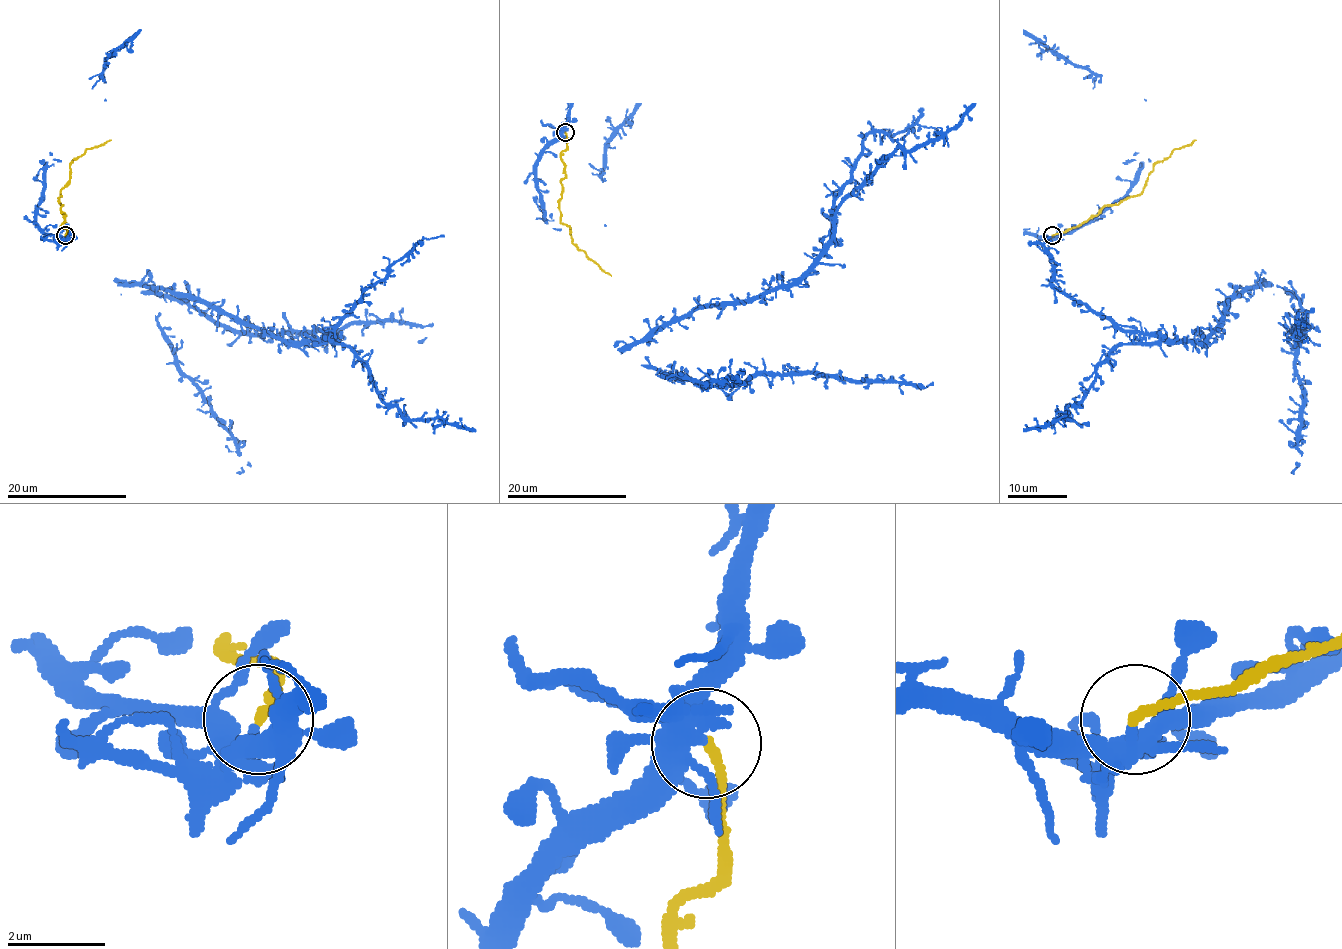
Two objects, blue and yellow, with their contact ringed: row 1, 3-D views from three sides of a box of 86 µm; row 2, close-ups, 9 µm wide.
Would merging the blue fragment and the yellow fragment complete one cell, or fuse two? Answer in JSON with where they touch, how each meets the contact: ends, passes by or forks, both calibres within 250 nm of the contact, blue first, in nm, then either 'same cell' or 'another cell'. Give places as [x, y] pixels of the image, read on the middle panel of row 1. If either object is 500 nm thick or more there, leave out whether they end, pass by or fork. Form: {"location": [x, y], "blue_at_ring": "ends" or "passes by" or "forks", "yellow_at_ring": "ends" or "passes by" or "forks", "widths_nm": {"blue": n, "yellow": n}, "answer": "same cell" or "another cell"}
{"location": [565, 132], "blue_at_ring": "forks", "yellow_at_ring": "ends", "widths_nm": {"blue": 240, "yellow": 200}, "answer": "another cell"}

